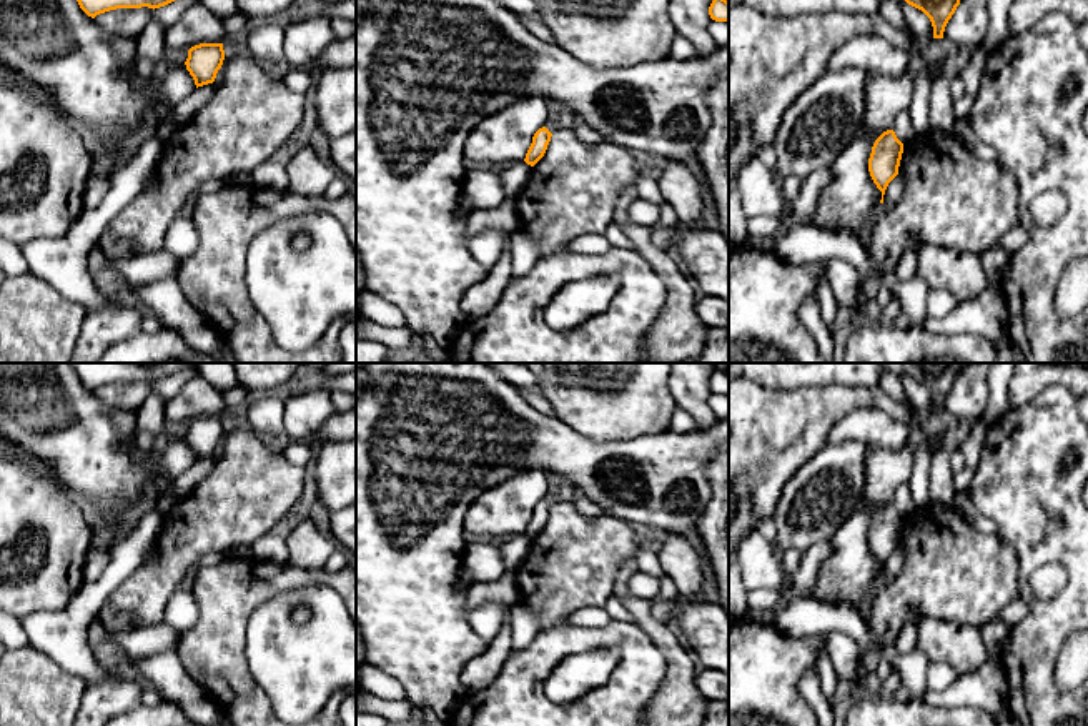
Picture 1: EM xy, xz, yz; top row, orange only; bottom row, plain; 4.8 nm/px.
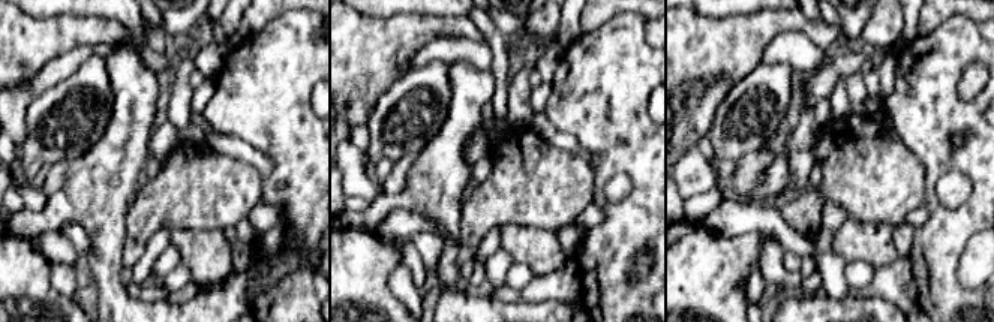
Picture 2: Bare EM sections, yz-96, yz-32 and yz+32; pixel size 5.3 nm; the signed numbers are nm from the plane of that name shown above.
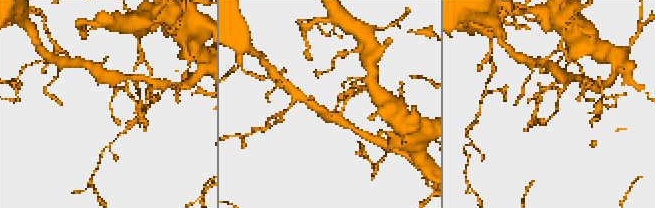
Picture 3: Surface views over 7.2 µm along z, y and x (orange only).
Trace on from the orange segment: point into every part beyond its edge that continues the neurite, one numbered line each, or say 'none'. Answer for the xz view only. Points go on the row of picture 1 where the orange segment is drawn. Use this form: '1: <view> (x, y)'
none

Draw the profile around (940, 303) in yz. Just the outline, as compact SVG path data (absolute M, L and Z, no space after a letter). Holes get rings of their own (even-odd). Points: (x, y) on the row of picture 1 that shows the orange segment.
M930 290L927 295L927 315L930 318L945 318L958 306L958 300L947 290Z

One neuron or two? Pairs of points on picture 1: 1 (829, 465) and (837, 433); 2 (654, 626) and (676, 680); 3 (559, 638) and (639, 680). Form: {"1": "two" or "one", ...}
{"1": "two", "2": "one", "3": "one"}

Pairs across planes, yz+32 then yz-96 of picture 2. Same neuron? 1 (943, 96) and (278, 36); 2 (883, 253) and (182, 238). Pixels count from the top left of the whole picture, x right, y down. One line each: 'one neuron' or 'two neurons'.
1: one neuron
2: one neuron

